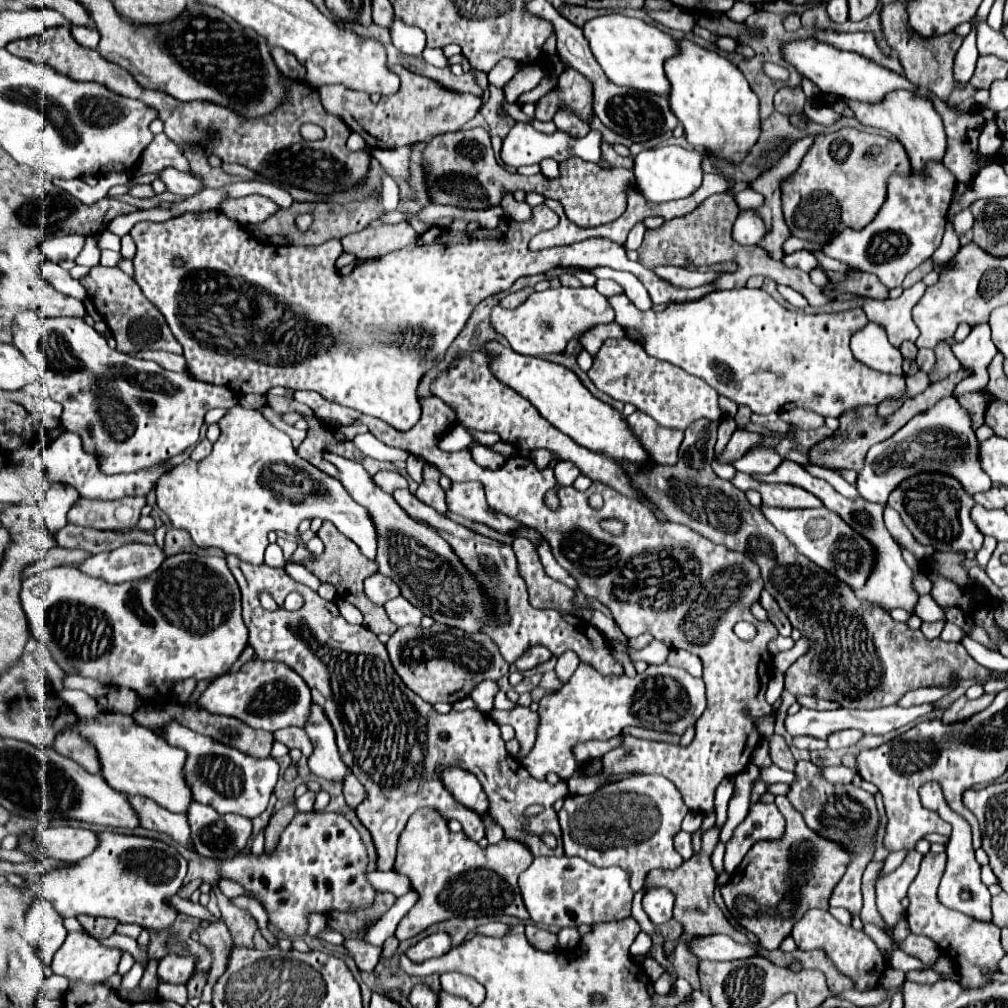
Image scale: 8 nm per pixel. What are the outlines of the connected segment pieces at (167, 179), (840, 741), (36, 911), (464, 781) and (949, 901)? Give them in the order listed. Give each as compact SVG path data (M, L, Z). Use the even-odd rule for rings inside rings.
M165 167L161 169L159 173L159 179L165 183L167 191L175 193L175 195L181 195L181 197L189 197L189 195L195 195L197 191L203 189L203 185L189 173L181 173L173 167Z
M839 731L837 735L831 735L829 741L829 749L847 749L847 747L855 747L859 741L863 739L861 731Z
M45 899L35 901L27 915L25 929L31 945L35 945L45 959L51 959L67 937L61 915L49 903L45 903Z
M445 767L441 773L441 779L443 779L443 785L451 791L451 795L455 799L459 799L459 803L485 815L489 803L481 789L481 783L477 781L475 775L467 773L463 769L457 769L457 767Z
M925 783L921 787L921 803L927 809L937 811L945 821L949 821L953 825L953 833L951 833L951 841L947 845L947 869L943 873L941 885L939 885L939 901L951 909L963 911L965 915L979 919L983 923L989 923L993 919L991 915L991 893L989 889L981 883L979 879L979 863L975 861L975 853L973 853L973 845L971 845L971 827L967 825L967 821L963 821L957 813L953 813L941 793L941 787L937 783Z

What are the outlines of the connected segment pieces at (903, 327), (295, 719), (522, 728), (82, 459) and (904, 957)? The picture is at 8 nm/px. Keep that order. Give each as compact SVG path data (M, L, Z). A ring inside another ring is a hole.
M915 283L913 287L905 289L897 299L869 299L863 305L867 319L871 323L881 325L887 331L891 345L899 347L903 341L917 341L920 335L917 325L911 319L913 305L923 297L925 283Z
M251 659L237 673L215 679L195 703L197 709L217 715L231 715L247 723L249 727L265 731L277 731L289 725L303 727L309 715L309 705L309 687L295 671L291 671L283 663L267 663L261 659Z
M517 707L513 711L493 711L491 719L497 725L511 725L517 733L517 741L521 745L517 759L525 759L527 753L531 751L531 745L537 737L537 727L539 727L539 715L533 713L529 707Z
M65 431L59 439L55 439L43 451L41 459L45 465L45 473L49 475L51 481L69 483L79 491L81 497L87 497L87 499L121 499L121 497L129 497L129 495L147 495L151 485L155 485L157 479L171 469L167 463L161 463L161 465L149 467L147 471L139 471L139 473L131 473L131 475L103 475L99 471L95 455L87 455L81 449L79 435L75 435L71 431Z
M895 949L891 953L891 959L889 959L891 967L893 969L899 969L899 971L911 971L911 969L927 969L923 967L923 963L919 963L915 957L909 957L907 953L903 953L901 949Z

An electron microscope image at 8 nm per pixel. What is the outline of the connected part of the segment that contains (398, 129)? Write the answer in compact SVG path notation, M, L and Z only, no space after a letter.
M393 65L391 69L399 73L401 89L395 95L381 97L377 105L367 101L367 93L351 91L341 85L319 89L321 99L325 101L325 109L333 115L339 115L347 123L347 127L355 133L359 133L359 127L361 127L361 135L365 143L375 149L405 147L405 145L427 141L441 133L457 131L469 119L473 119L475 113L481 108L481 99L478 96L451 91L429 77L423 77L405 69L403 65Z

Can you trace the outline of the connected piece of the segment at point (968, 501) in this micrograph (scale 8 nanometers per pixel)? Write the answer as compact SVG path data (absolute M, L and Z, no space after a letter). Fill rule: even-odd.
M919 473L903 481L889 495L889 507L893 507L901 515L905 527L921 545L929 545L935 551L951 551L951 553L969 553L979 551L983 547L983 535L969 517L973 503L975 503L973 497L967 495L959 487L959 483L955 483L955 479L933 473ZM935 529L937 535L931 535Z

